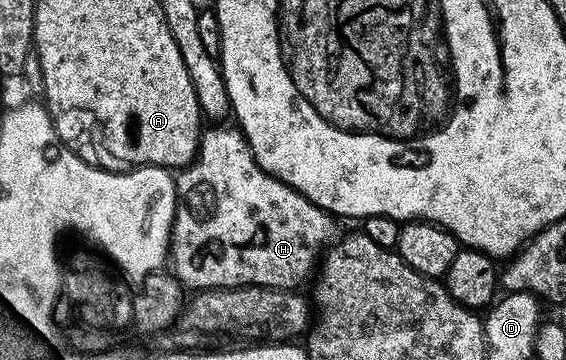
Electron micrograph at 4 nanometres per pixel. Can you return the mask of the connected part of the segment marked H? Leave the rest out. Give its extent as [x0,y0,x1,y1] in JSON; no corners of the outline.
[168,126,335,290]

